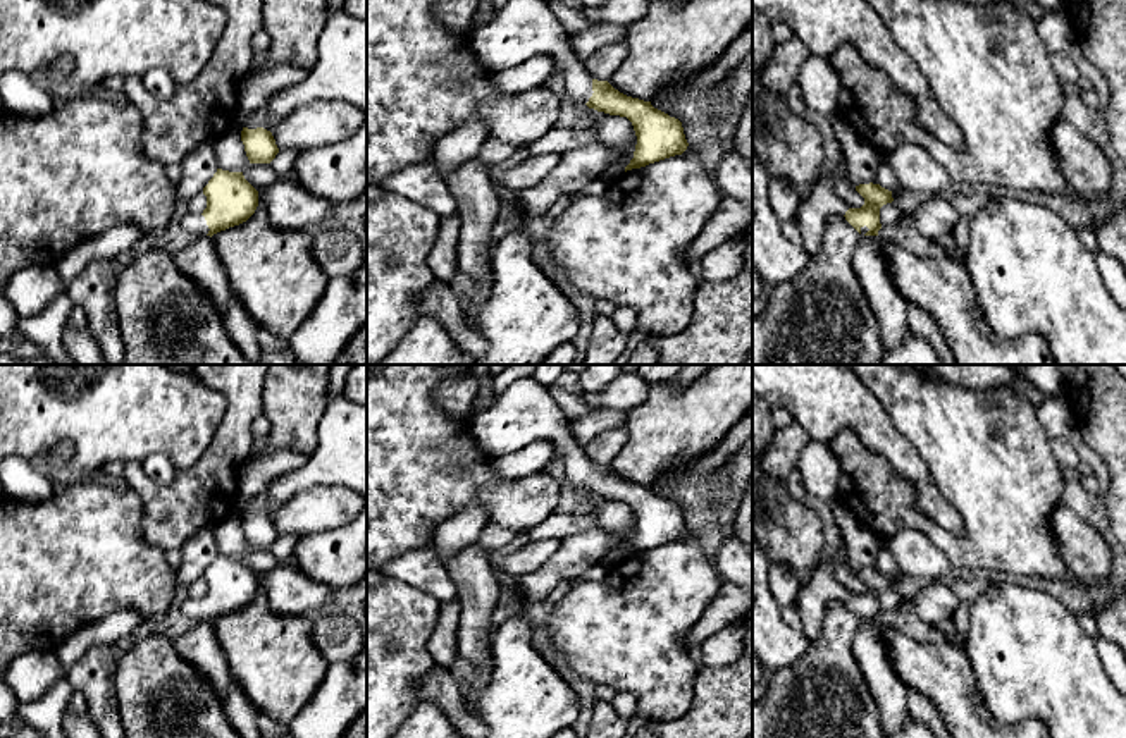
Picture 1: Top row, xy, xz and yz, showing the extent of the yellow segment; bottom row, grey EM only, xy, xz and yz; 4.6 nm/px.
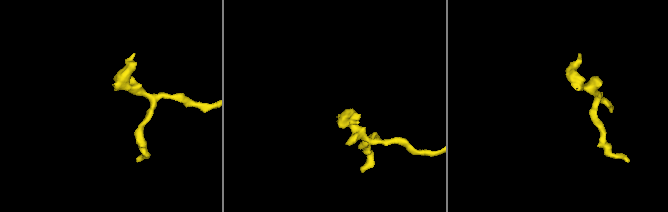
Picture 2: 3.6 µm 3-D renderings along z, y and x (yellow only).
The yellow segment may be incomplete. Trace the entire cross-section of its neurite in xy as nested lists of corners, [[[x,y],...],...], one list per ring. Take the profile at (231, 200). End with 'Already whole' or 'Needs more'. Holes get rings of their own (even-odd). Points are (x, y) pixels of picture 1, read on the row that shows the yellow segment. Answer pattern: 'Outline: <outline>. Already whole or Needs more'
Outline: [[[217,169],[203,188],[207,208],[200,215],[188,213],[183,227],[196,236],[213,236],[246,222],[258,206],[258,191],[244,179],[243,172]]]. Needs more

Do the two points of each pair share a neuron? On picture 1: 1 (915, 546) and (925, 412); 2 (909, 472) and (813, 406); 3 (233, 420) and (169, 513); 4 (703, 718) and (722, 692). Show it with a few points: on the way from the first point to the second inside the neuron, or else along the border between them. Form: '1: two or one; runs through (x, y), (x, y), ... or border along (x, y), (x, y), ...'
1: two; border along (889, 539), (903, 528), (916, 528), (946, 558)
2: one; runs through (890, 446), (851, 406), (839, 406)
3: one; runs through (233, 442), (224, 458), (191, 491)
4: one; runs through (710, 711), (722, 699)

